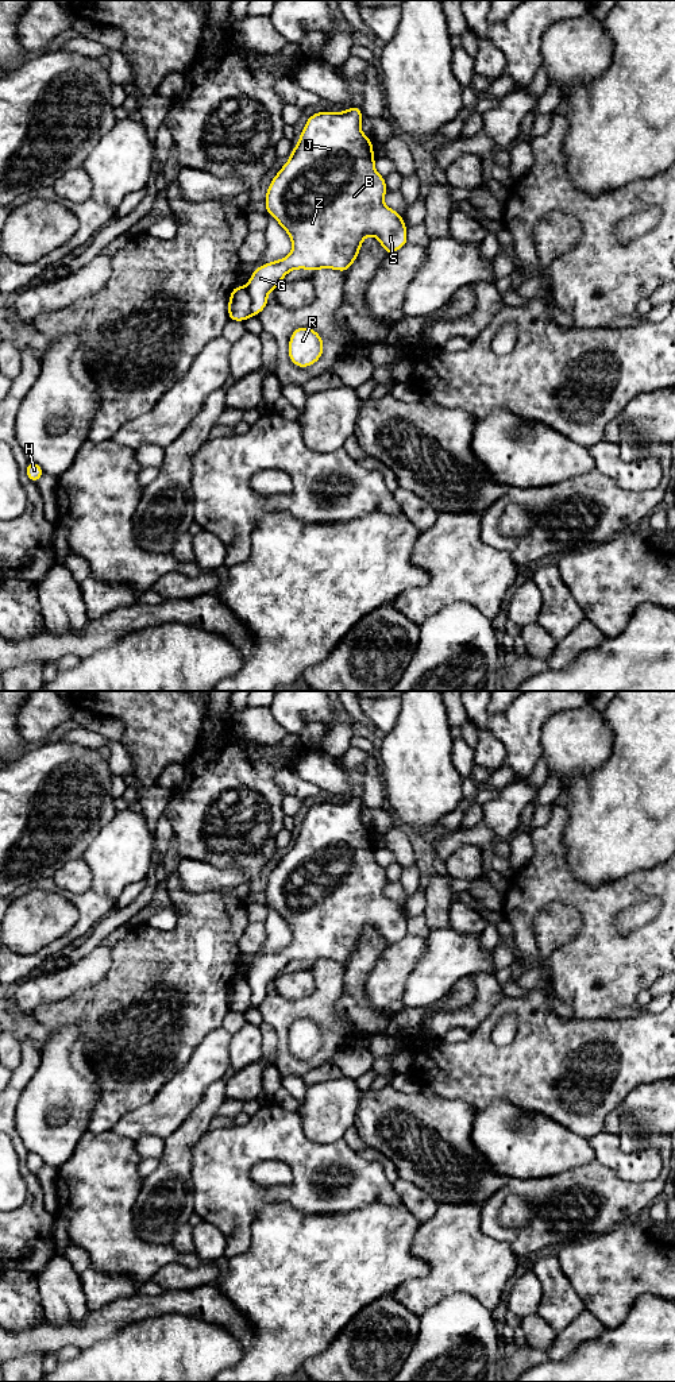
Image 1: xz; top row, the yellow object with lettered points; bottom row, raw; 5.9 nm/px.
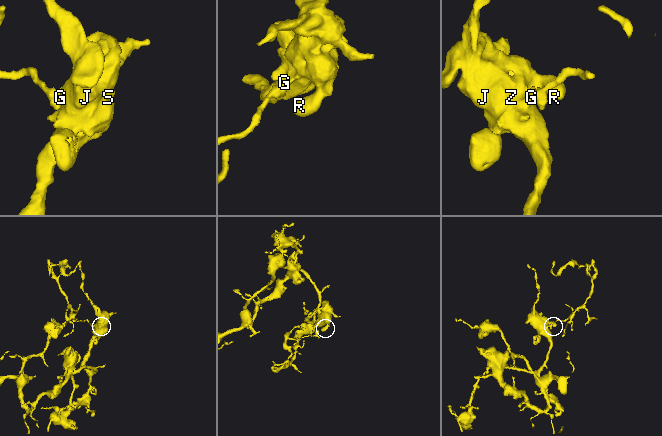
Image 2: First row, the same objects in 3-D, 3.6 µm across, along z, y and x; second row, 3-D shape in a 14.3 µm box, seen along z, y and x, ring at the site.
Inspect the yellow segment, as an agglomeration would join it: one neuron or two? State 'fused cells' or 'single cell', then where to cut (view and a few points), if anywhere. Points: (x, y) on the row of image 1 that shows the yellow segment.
fused cells | xz (246, 288), (250, 296), (250, 316)

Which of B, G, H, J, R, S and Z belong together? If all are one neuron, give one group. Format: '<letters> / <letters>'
B G J R S Z / H

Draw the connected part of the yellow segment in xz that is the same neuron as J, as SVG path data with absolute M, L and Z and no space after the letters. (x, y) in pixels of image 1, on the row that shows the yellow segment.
M351 107L344 112L320 111L308 117L298 144L269 185L265 204L288 232L293 247L282 259L258 266L247 283L251 297L250 317L258 316L269 304L267 294L275 290L292 270L333 269L346 273L358 258L363 239L375 236L386 255L408 244L406 224L401 213L386 208L385 177L374 167L373 140L360 131L363 109Z

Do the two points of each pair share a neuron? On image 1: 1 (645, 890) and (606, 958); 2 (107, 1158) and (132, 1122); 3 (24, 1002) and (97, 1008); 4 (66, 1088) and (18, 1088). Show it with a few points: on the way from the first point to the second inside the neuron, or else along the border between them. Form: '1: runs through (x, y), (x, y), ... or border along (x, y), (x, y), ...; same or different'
1: runs through (625, 895), (606, 914), (606, 938); same
2: border along (111, 1130), (134, 1141); different
3: border along (76, 992), (42, 1003), (31, 1012); different
4: border along (41, 1061), (19, 1099), (15, 1119); different

